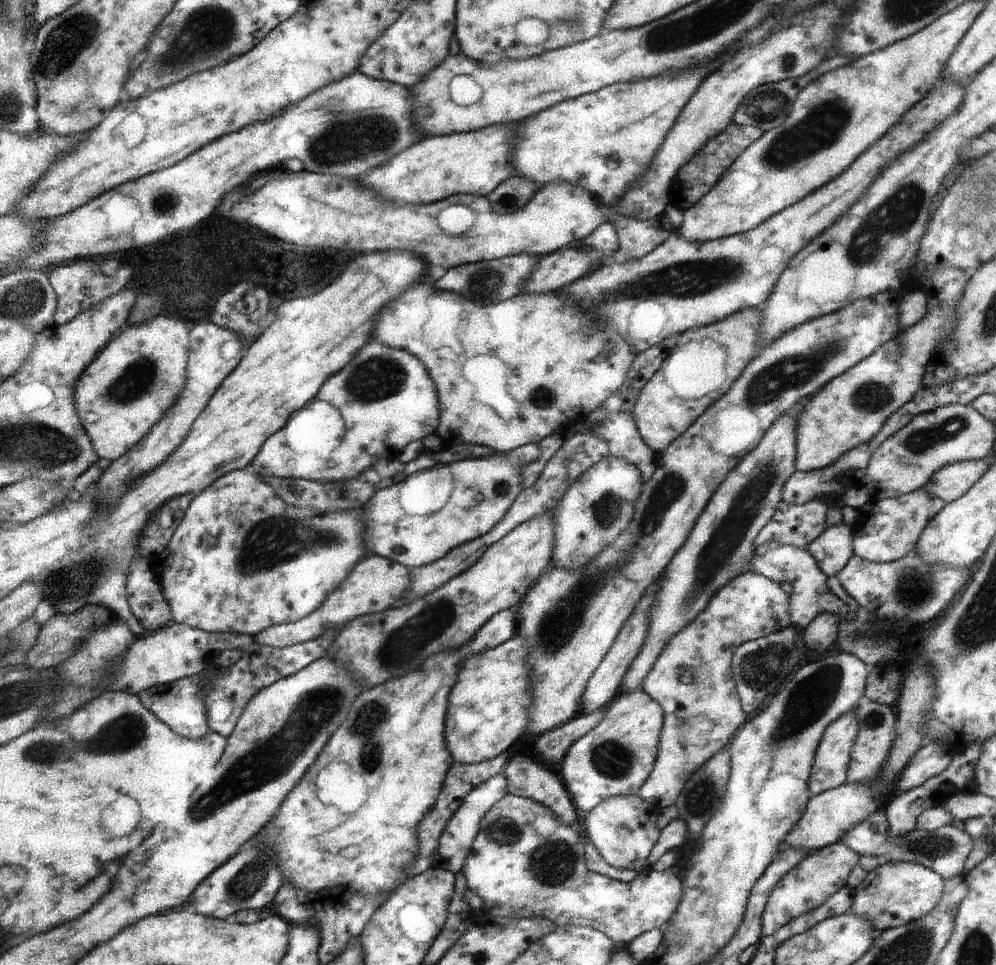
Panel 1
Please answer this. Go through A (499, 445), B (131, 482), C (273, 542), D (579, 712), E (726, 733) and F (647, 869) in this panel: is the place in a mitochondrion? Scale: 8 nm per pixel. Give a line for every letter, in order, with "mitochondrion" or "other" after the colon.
A: other
B: other
C: mitochondrion
D: other
E: other
F: other

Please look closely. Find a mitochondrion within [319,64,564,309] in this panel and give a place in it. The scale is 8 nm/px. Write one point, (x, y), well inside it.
(484, 284)

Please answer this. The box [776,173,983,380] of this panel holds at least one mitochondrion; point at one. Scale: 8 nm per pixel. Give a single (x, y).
(897, 214)

